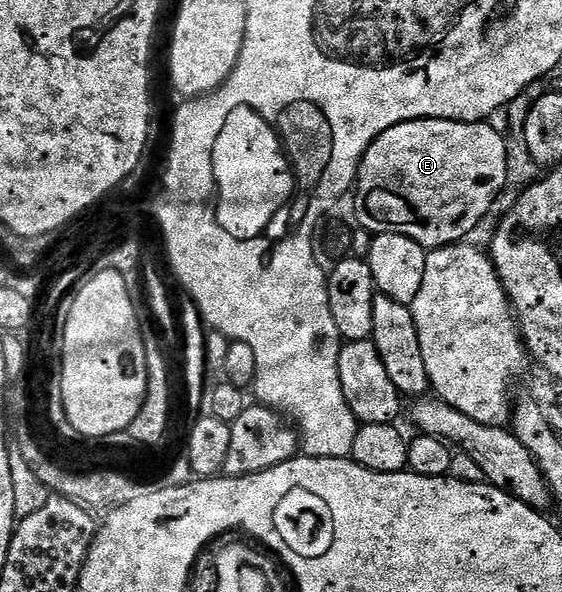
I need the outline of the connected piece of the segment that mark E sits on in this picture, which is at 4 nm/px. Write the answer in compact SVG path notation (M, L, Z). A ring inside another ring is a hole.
M422 118L397 124L377 140L363 154L359 177L355 179L355 218L358 229L376 234L400 234L417 240L428 251L441 246L462 243L473 232L490 205L506 187L506 140L497 134L487 120L482 122L454 122Z

